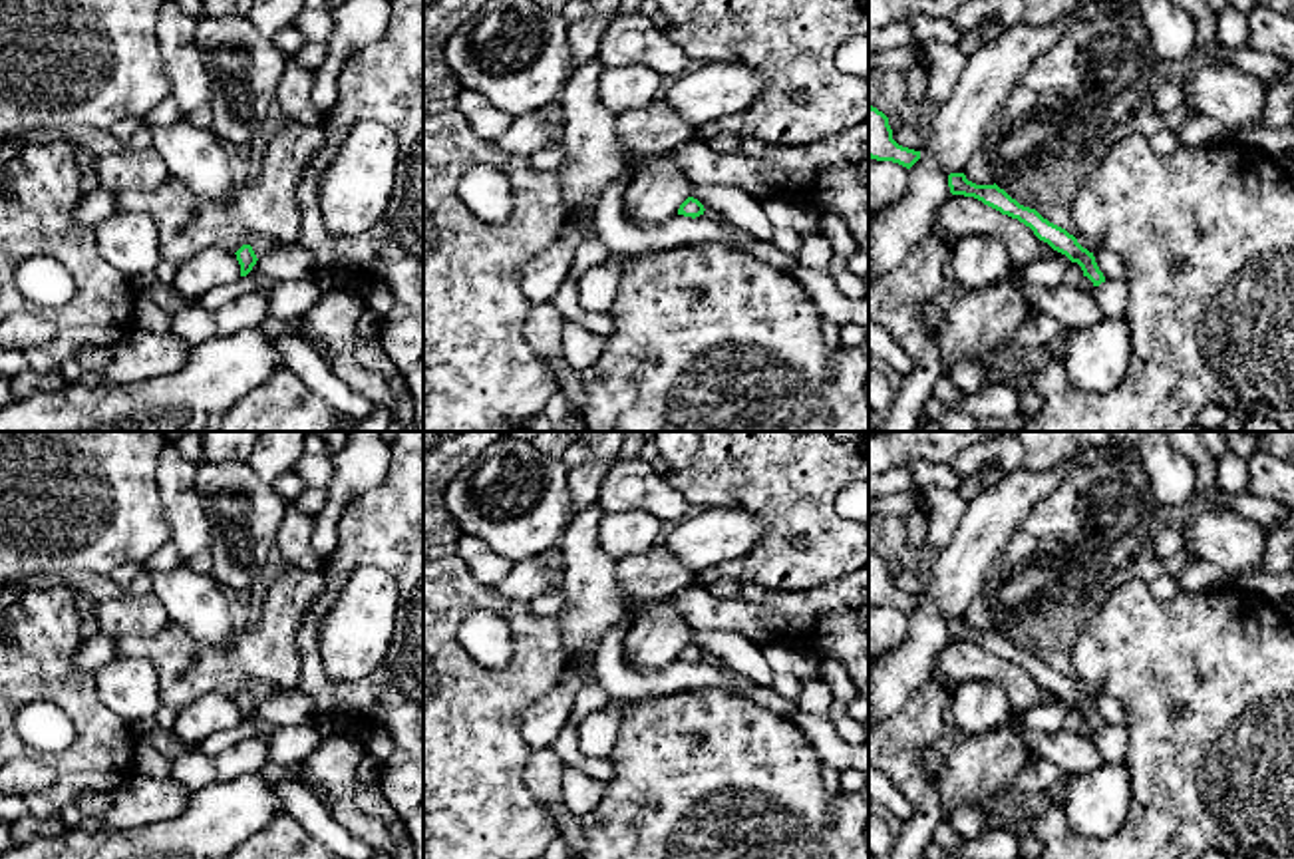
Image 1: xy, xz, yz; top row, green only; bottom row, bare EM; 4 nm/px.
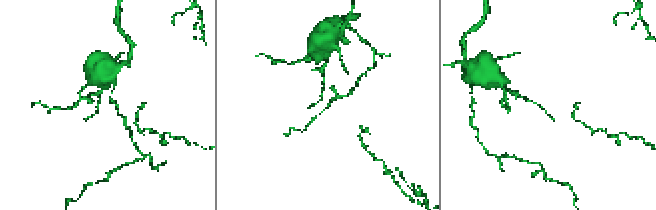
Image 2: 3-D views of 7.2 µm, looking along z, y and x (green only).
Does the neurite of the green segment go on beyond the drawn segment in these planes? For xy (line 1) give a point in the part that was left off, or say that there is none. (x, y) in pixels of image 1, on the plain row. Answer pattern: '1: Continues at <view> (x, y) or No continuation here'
1: No continuation here

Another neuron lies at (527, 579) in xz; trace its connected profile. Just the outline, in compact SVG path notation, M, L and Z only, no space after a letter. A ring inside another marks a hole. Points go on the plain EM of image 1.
M561 541L535 559L515 563L507 579L495 589L507 599L531 602L553 589L561 589L551 579L555 565L565 565Z

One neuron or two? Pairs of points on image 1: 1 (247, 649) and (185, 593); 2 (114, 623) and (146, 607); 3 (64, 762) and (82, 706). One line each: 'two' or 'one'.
1: two
2: one
3: one

